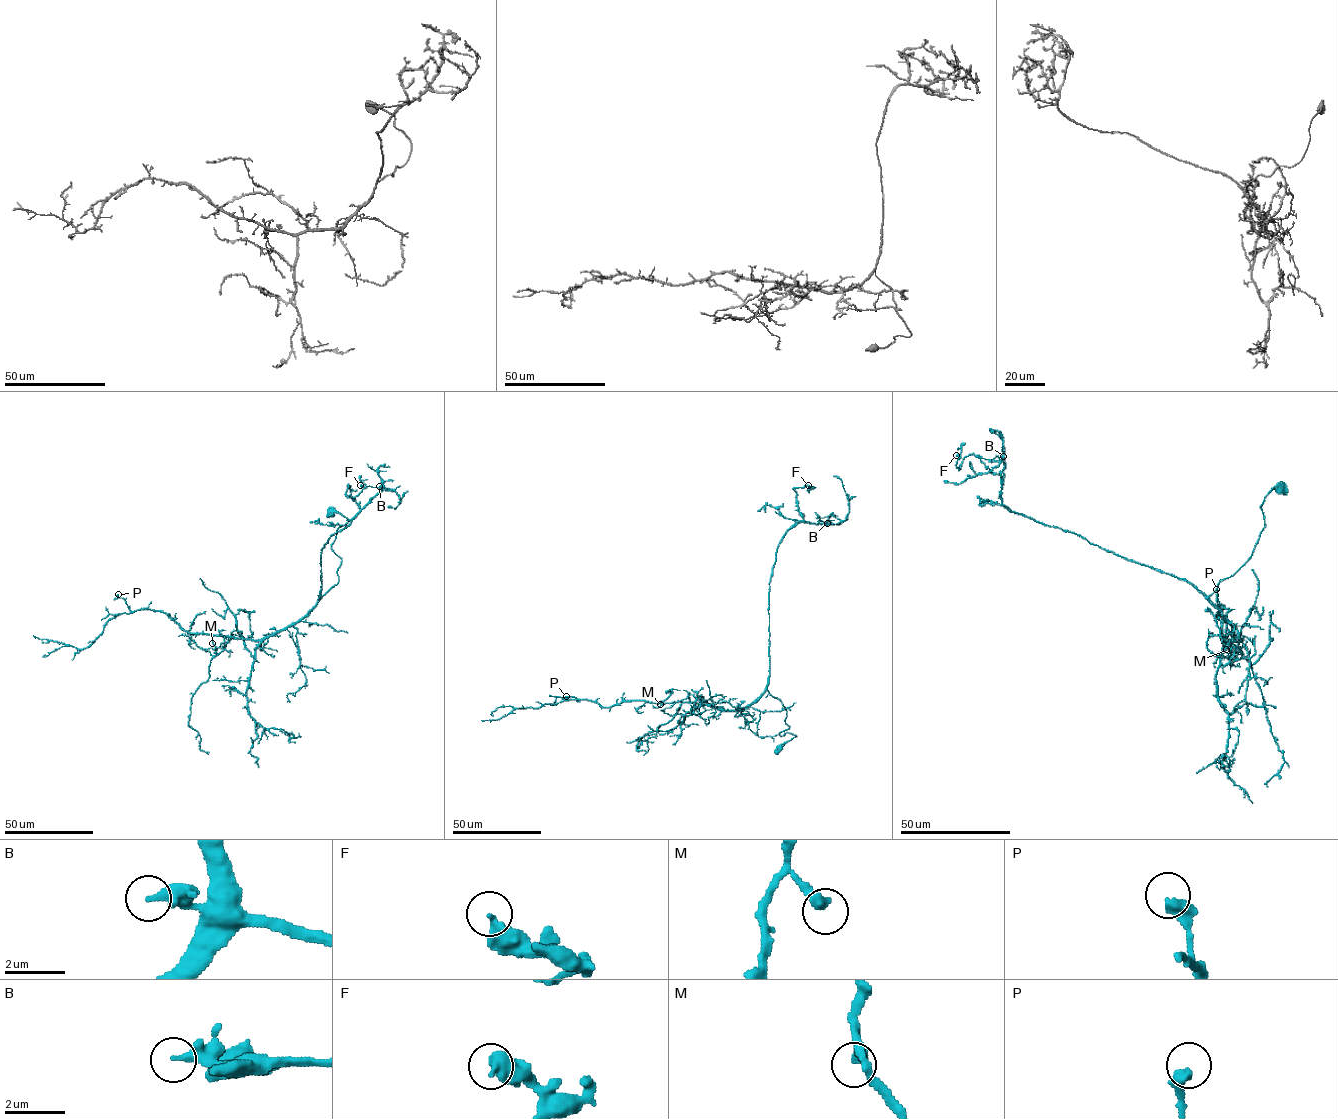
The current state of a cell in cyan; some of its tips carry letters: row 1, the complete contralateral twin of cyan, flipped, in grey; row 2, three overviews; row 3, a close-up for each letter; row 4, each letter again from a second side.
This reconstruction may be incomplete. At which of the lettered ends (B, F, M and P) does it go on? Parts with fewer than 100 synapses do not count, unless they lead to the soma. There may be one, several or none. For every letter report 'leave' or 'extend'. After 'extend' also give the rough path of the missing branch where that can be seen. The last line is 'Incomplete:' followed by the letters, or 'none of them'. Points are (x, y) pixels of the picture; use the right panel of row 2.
B: leave
F: leave
M: leave
P: leave
Incomplete: none of them

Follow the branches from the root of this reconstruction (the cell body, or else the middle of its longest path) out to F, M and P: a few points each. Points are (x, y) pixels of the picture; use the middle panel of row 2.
F: (779, 749), (796, 736), (766, 689), (769, 583), (808, 485)
M: (779, 749), (796, 736), (779, 734), (789, 728), (786, 710), (766, 690), (740, 709), (681, 701), (660, 704)
P: (779, 749), (796, 736), (779, 734), (786, 710), (766, 690), (733, 710), (566, 696)

